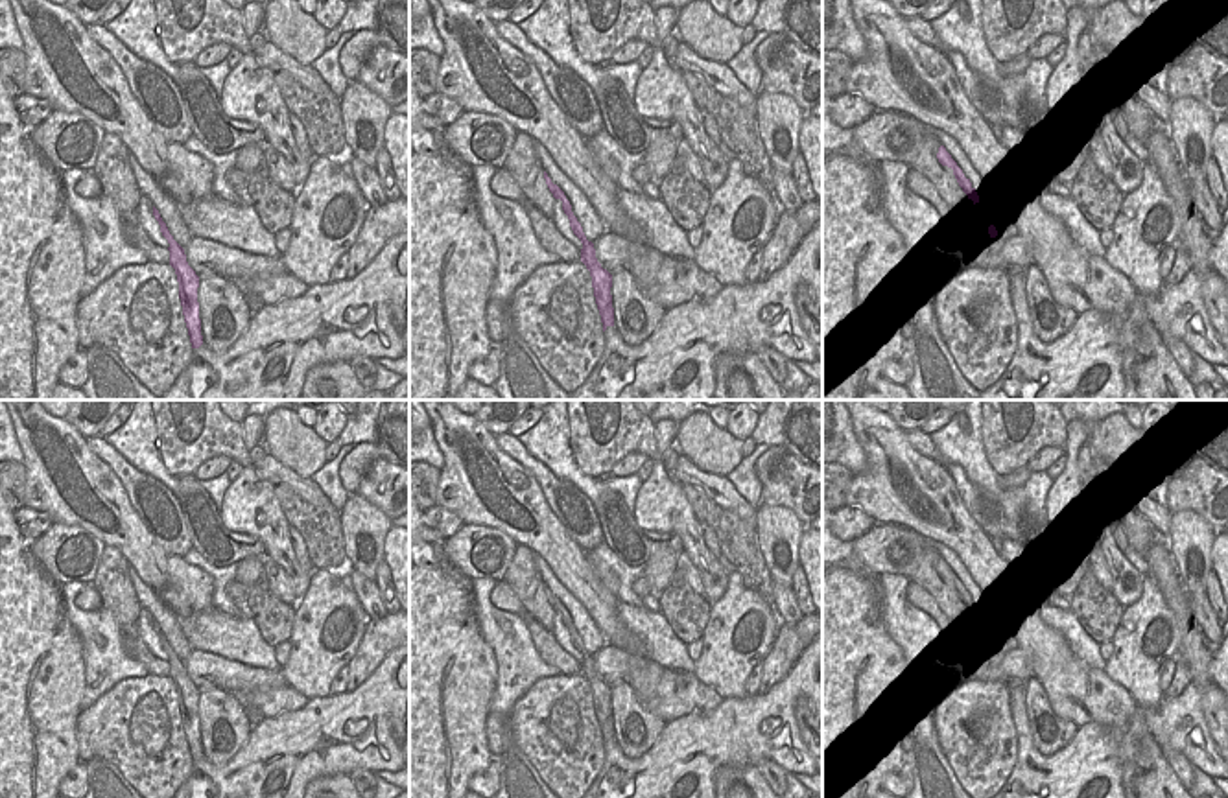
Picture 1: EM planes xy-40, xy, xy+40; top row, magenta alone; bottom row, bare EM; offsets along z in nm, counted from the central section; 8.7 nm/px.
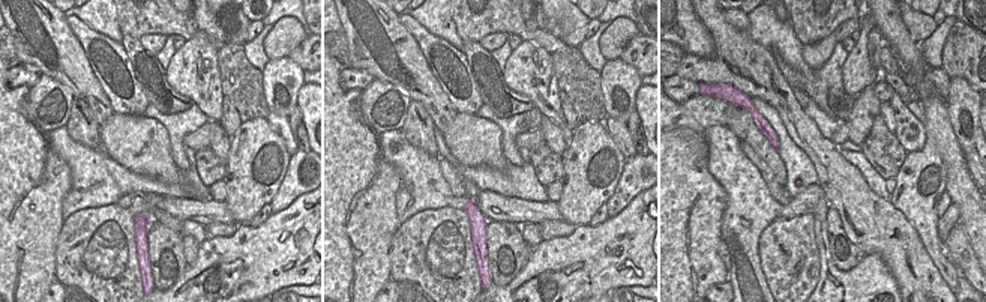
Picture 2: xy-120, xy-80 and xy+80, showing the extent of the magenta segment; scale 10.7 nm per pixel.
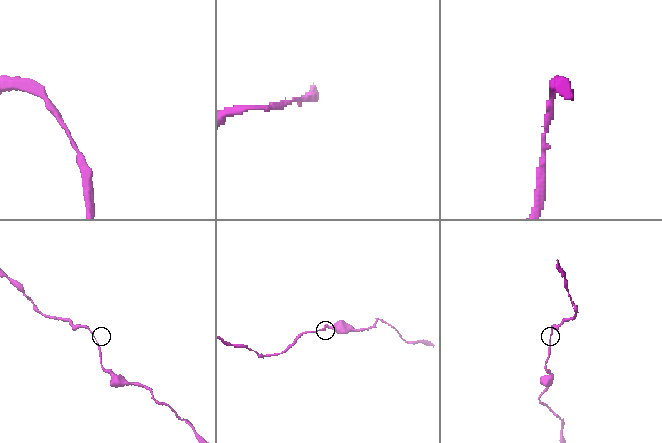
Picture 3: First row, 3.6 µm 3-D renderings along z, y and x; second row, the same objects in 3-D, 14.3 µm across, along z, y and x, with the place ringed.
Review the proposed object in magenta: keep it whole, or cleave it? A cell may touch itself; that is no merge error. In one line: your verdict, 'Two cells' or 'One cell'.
One cell.

